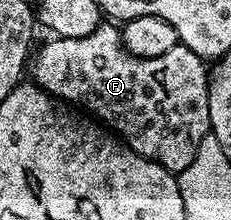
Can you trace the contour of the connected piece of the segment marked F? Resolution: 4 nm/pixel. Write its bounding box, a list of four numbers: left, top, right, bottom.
[33,21,211,173]

